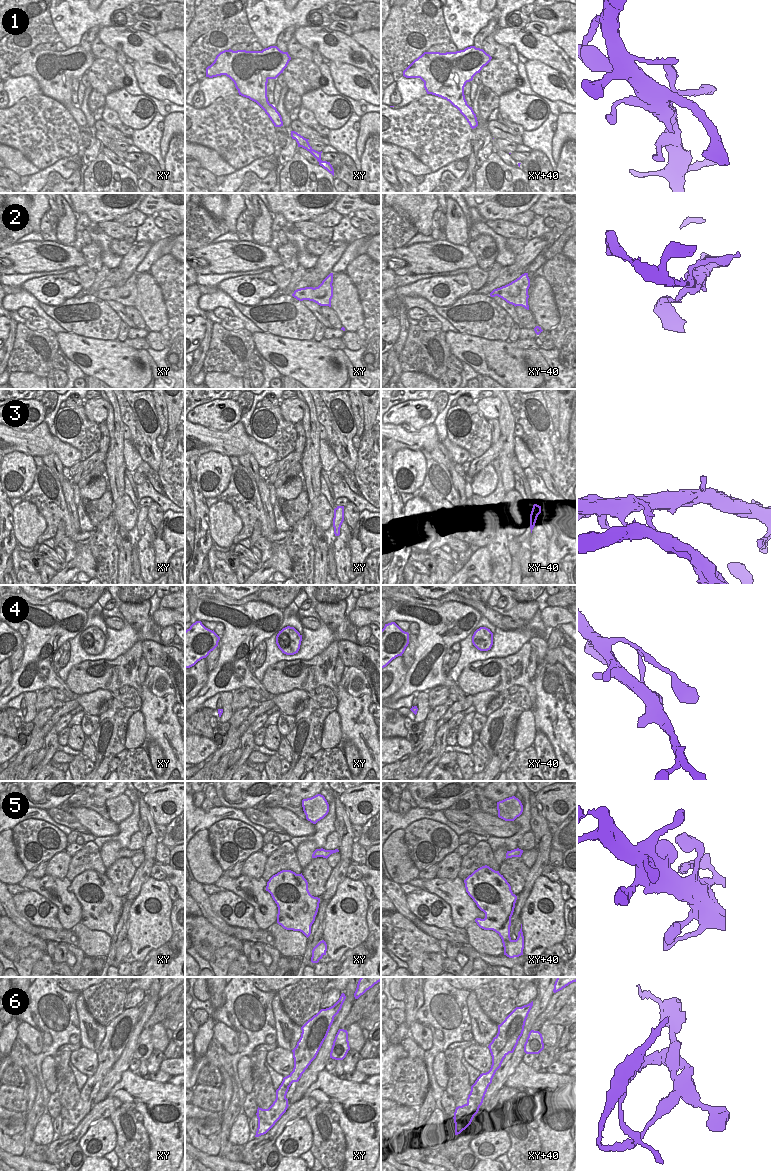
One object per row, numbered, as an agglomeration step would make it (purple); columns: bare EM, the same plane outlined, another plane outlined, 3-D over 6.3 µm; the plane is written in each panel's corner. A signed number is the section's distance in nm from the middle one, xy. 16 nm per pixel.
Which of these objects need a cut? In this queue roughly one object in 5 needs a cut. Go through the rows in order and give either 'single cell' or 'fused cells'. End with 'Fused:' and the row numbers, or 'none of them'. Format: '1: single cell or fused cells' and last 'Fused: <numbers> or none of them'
1: single cell
2: single cell
3: single cell
4: single cell
5: single cell
6: fused cells
Fused: 6

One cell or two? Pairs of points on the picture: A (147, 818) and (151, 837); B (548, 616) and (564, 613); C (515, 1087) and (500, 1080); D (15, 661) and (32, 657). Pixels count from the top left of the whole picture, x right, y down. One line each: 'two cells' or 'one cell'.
A: one cell
B: one cell
C: two cells
D: two cells

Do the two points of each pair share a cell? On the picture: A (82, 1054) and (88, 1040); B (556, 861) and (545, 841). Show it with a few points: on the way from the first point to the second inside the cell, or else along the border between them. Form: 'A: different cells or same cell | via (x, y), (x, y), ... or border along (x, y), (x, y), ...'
A: different cells | border along (83, 1046), (95, 1051)
B: different cells | border along (551, 848), (548, 854), (548, 862)

